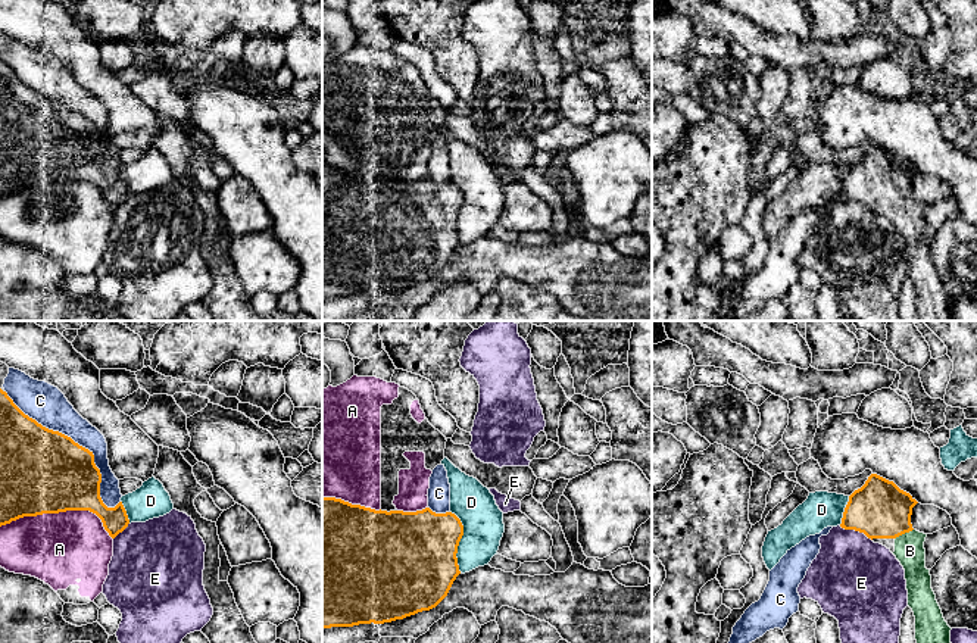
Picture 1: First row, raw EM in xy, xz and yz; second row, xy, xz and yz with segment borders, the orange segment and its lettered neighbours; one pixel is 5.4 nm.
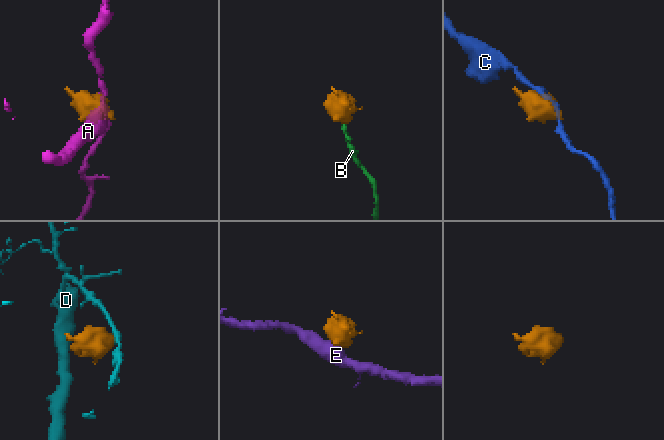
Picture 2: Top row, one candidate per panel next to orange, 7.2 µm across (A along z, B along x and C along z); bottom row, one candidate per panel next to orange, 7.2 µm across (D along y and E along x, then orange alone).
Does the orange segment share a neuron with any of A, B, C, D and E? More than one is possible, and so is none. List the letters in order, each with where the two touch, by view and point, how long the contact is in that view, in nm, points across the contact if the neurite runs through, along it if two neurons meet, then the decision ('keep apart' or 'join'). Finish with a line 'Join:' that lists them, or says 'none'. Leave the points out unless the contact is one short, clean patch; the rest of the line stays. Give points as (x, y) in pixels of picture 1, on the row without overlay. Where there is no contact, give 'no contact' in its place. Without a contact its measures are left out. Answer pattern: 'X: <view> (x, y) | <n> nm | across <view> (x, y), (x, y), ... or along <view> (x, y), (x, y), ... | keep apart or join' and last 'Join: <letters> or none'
A: xy (61, 181) | 600 nm | keep apart
B: yz (904, 203) | 120 nm | across yz (880, 180), (904, 203), (910, 221) | join
C: xy (77, 114) | 900 nm | keep apart
D: xz (459, 211) | 340 nm | along xz (450, 181), (462, 196), (456, 224), (461, 242) | keep apart
E: yz (855, 200) | 200 nm | along yz (839, 196), (862, 202), (871, 211) | keep apart
Join: B

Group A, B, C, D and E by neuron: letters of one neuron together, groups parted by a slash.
A / B / C / D / E

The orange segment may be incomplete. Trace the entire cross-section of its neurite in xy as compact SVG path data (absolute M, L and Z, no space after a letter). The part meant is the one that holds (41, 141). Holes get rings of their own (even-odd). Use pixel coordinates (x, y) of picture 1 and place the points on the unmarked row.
M0 59L0 197L24 187L90 181L115 209L128 197L129 190L122 172L115 178L103 174L100 153L102 144L93 122L25 85Z

